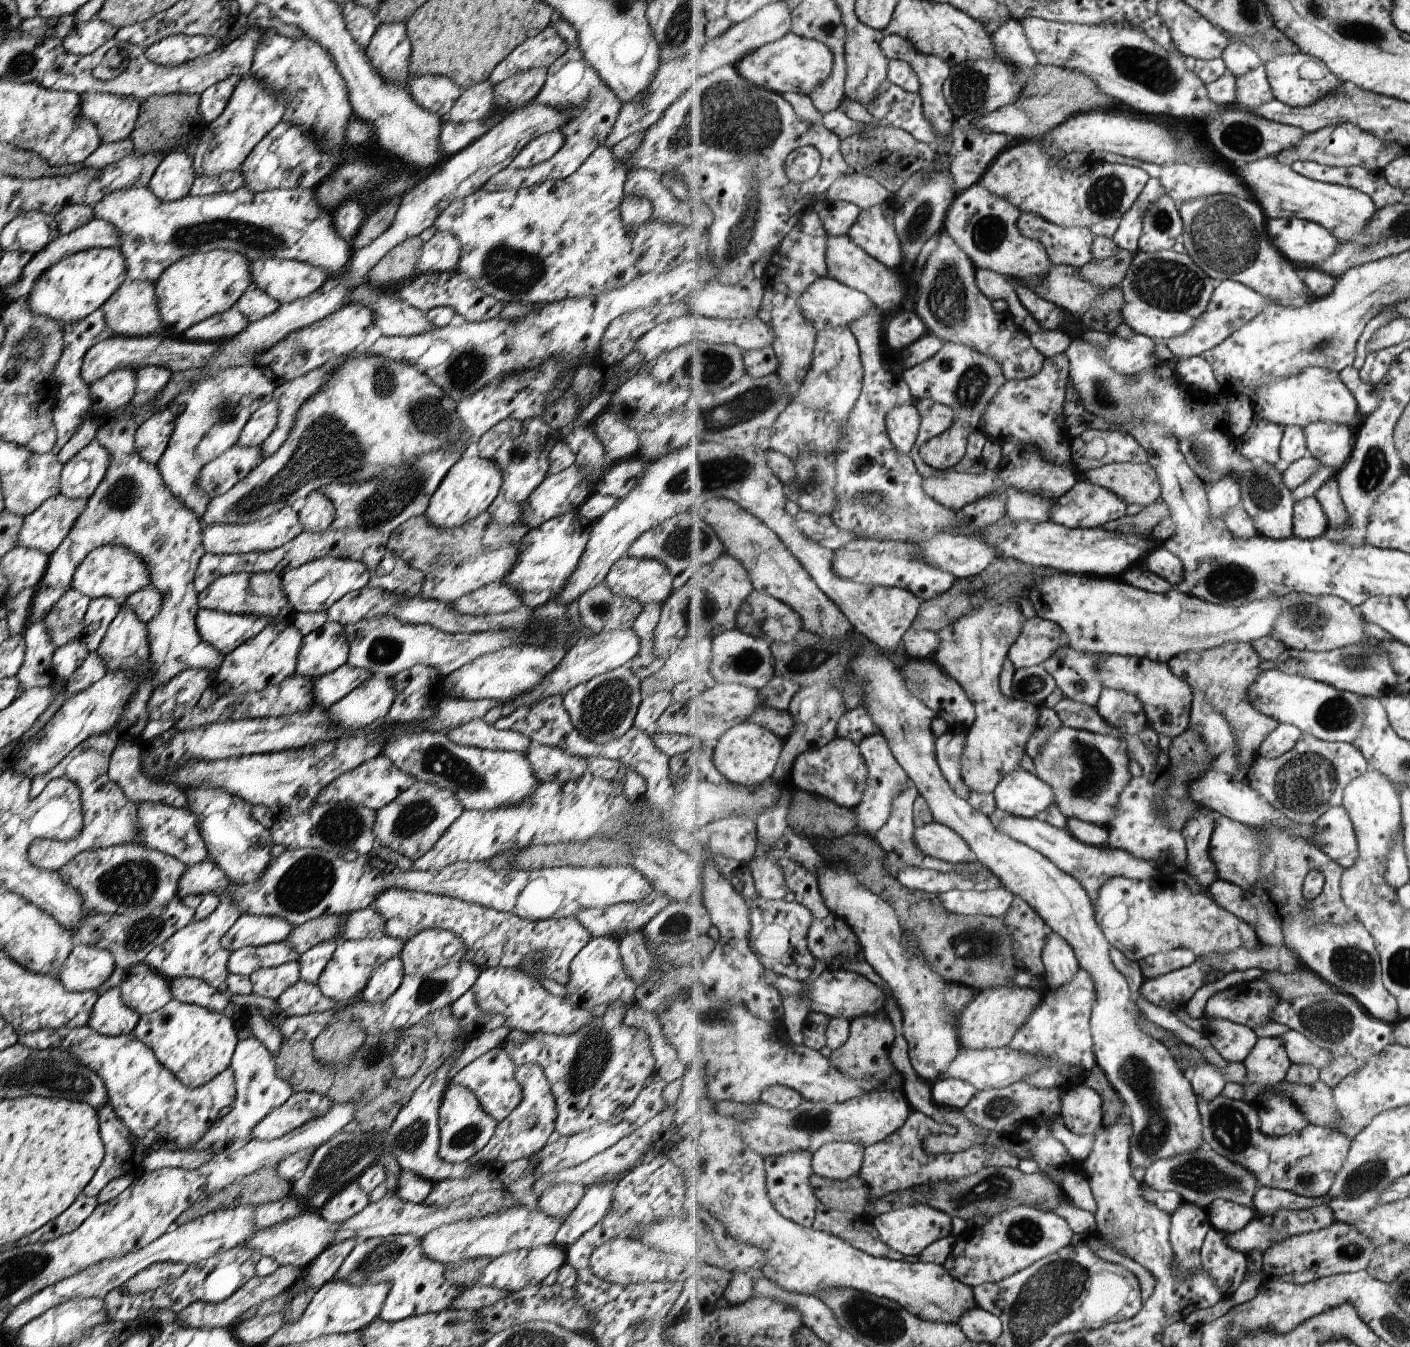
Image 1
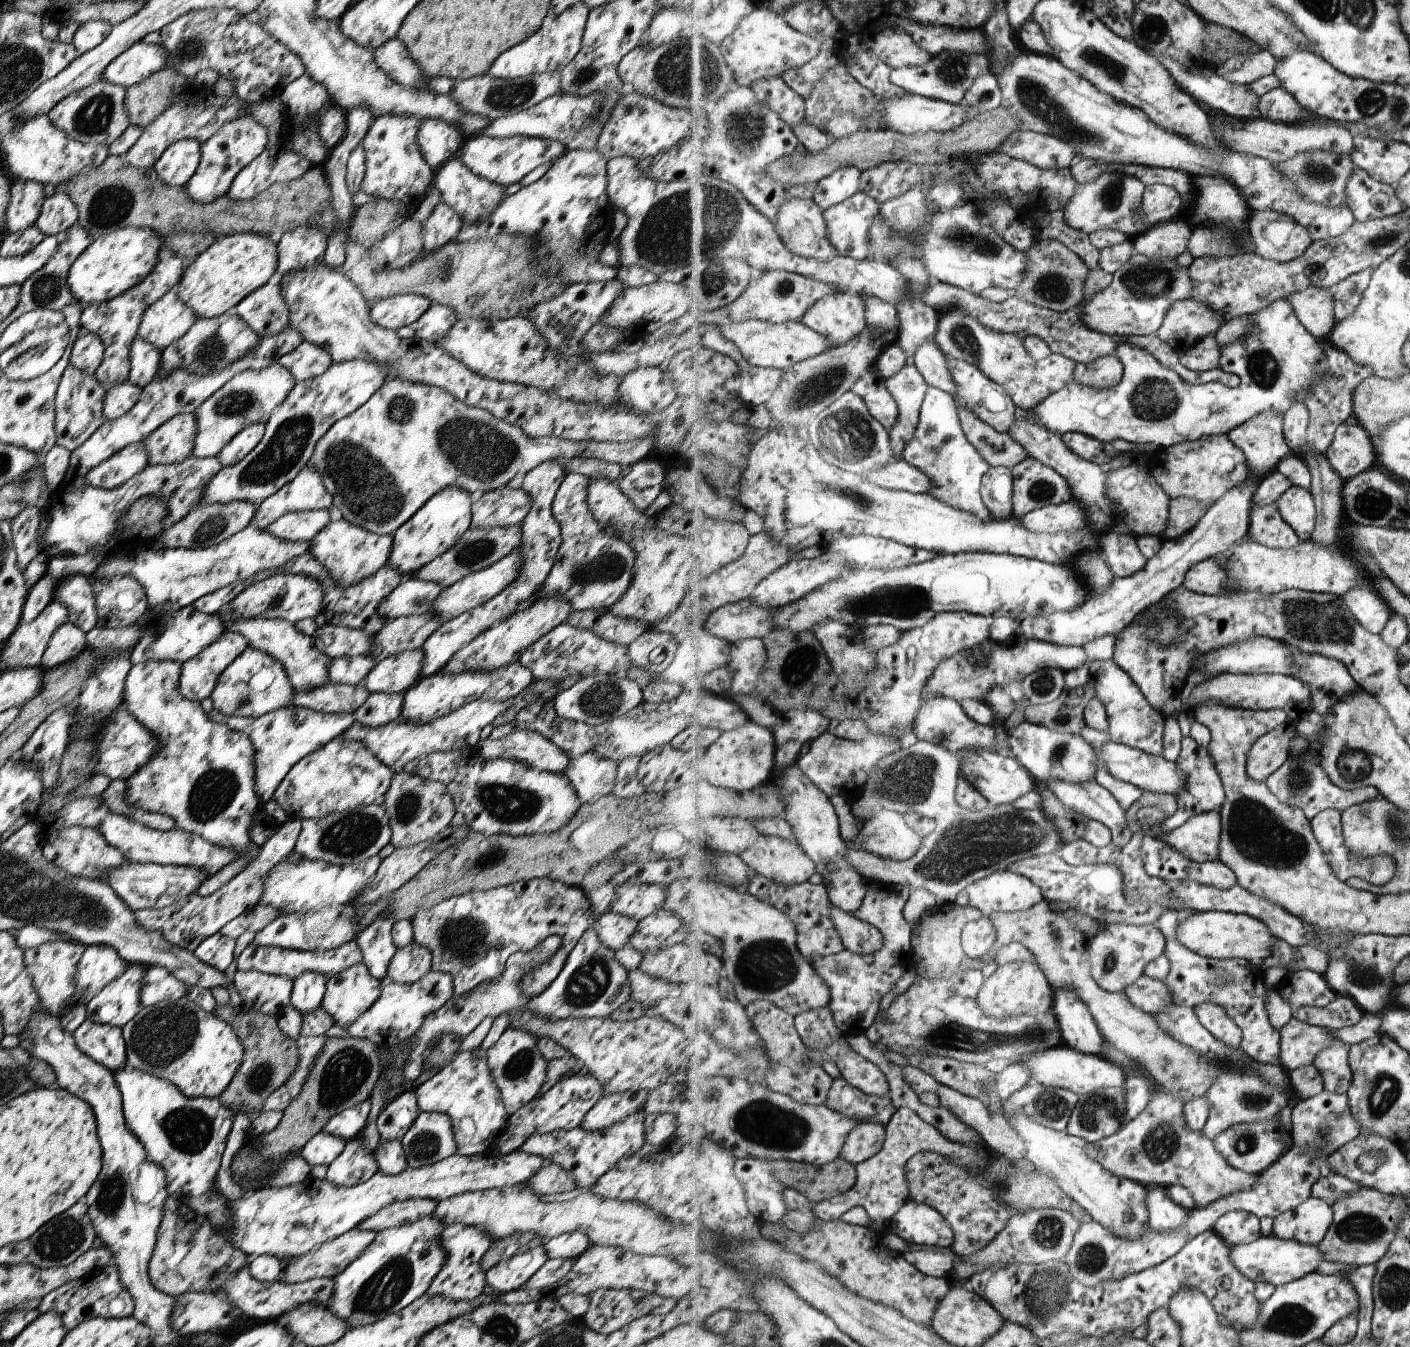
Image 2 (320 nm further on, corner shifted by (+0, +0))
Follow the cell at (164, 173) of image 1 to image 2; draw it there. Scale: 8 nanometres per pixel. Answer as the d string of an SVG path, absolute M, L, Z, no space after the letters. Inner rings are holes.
M179 139L161 153L152 172L166 185L183 187L195 172L199 159L200 143L195 139Z

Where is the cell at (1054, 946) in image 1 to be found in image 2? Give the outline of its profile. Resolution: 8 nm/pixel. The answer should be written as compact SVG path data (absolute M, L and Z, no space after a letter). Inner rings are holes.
M1056 988L1052 1012L1058 1018L1064 1044L1079 1052L1105 1058L1111 1045L1077 993Z

